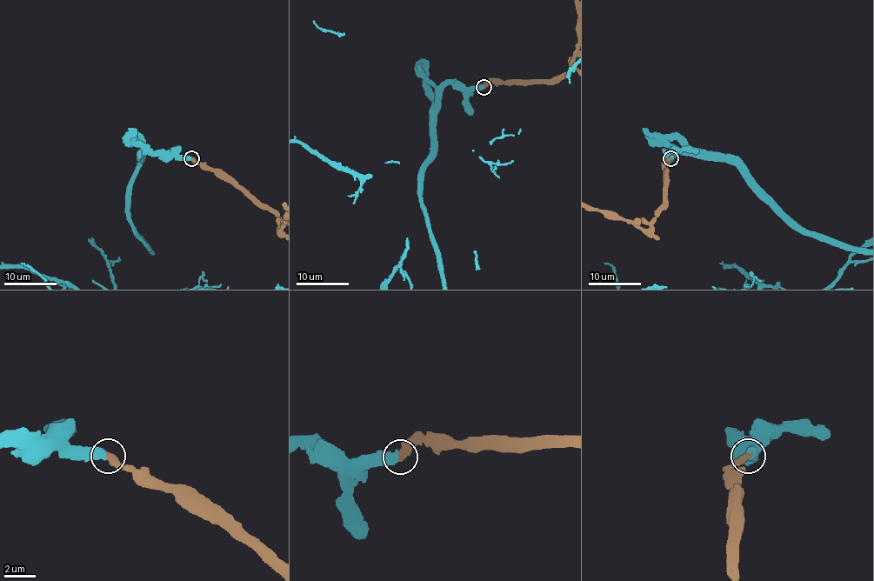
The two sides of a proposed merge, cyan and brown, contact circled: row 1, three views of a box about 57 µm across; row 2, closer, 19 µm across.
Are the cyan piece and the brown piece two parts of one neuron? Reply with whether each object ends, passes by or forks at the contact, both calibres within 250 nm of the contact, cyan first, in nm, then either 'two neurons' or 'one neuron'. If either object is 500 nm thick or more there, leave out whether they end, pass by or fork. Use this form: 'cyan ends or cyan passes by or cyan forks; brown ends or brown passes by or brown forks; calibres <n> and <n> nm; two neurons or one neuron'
calibres 550 and 460 nm; one neuron

